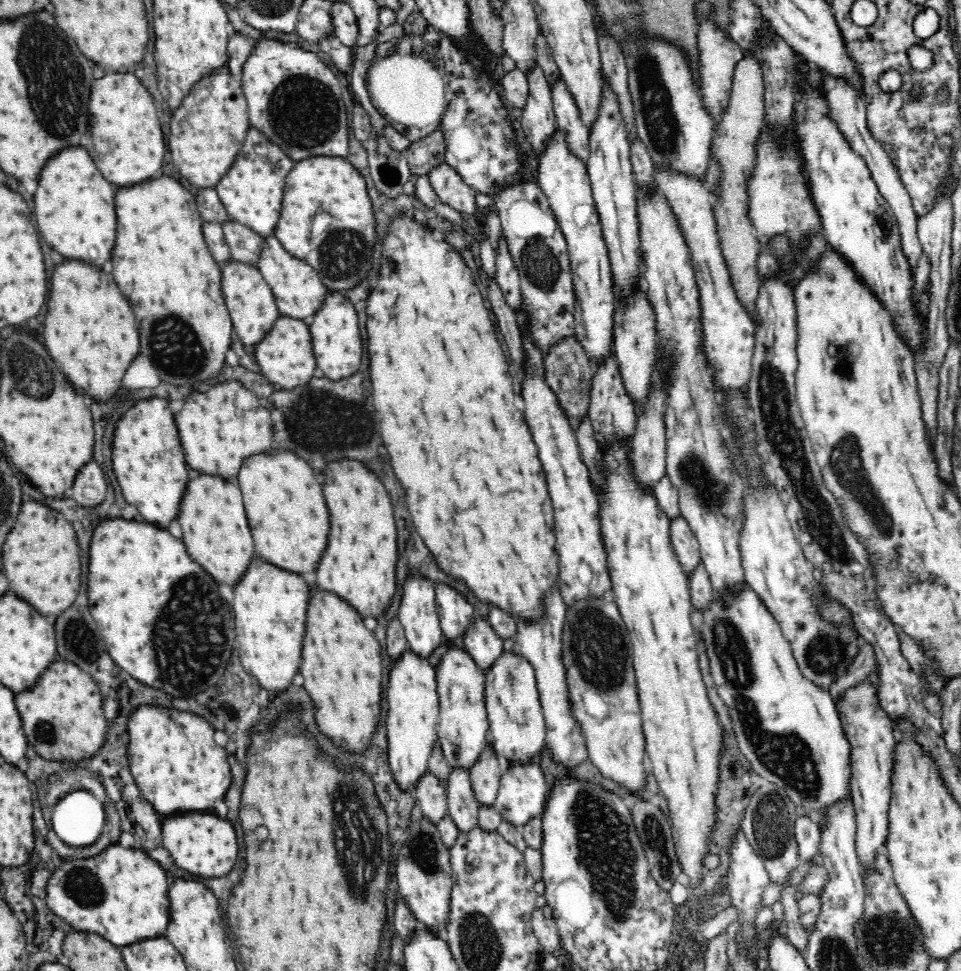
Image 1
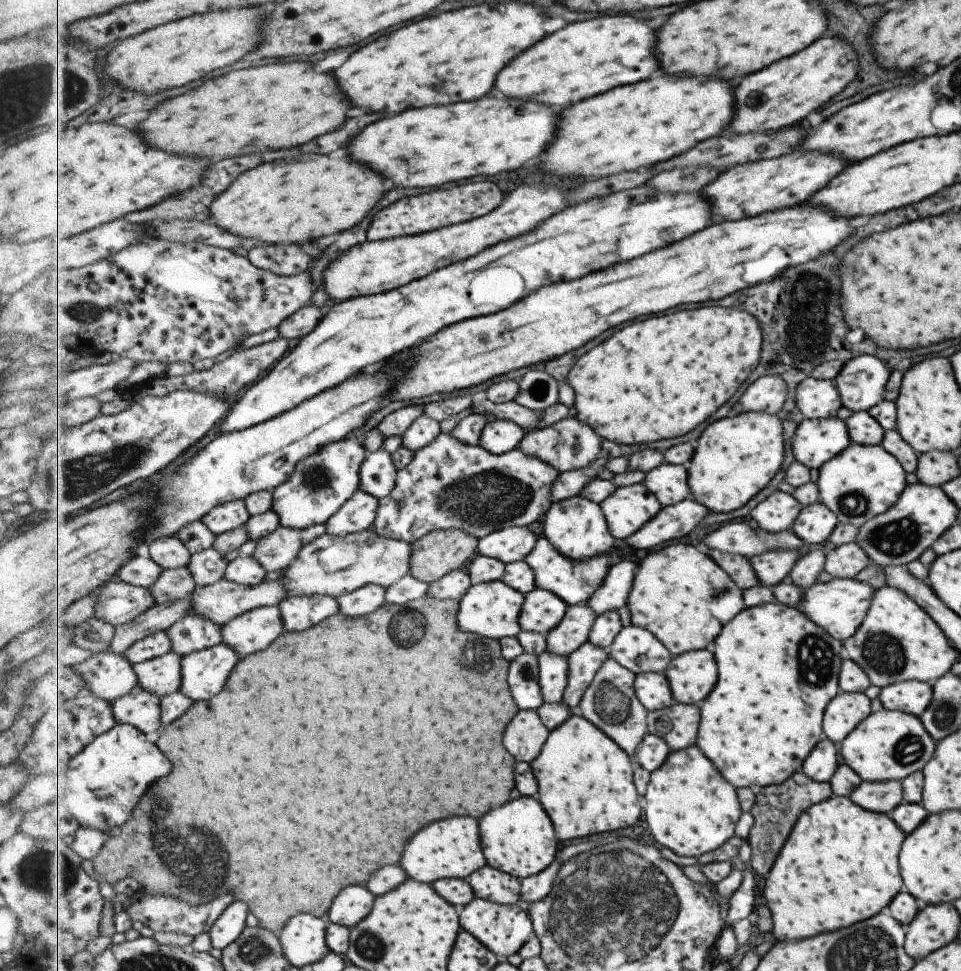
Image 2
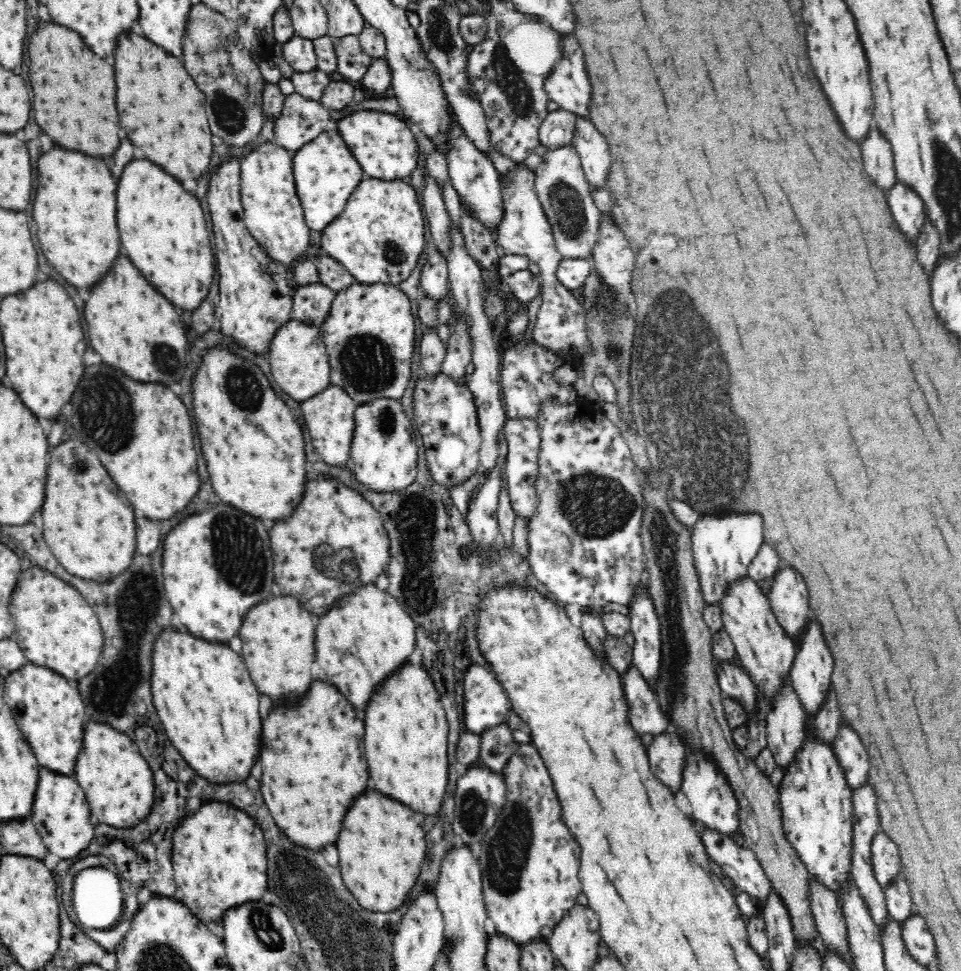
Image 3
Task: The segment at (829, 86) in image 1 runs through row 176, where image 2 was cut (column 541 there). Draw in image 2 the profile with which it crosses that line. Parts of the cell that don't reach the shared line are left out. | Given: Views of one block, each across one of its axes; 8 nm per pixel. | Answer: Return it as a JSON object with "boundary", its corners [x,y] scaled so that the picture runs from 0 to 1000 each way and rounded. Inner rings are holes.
{"boundary":[[[579,887],[563,900],[543,905],[543,922],[541,931],[548,935],[553,930],[568,926],[576,917],[585,891]]]}

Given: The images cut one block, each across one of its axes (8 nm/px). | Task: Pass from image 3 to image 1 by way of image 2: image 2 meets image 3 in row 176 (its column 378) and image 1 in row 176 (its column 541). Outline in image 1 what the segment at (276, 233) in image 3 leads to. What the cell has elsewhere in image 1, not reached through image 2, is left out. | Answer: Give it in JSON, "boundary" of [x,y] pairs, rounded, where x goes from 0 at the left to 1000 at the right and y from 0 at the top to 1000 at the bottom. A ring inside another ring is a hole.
{"boundary":[[[233,67],[223,77],[210,81],[190,103],[187,115],[177,126],[175,152],[191,183],[208,194],[224,194],[250,159],[260,132],[257,100],[251,83]]]}

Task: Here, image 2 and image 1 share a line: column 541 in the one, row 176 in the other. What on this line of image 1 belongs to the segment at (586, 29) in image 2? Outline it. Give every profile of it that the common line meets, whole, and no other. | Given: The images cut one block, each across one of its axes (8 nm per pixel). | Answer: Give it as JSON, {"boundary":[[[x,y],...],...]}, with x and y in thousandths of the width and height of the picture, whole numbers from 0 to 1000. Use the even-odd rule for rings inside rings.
{"boundary":[[[69,152],[46,173],[35,202],[35,225],[46,247],[67,266],[89,268],[108,274],[117,266],[121,251],[121,212],[119,196],[87,152]]]}

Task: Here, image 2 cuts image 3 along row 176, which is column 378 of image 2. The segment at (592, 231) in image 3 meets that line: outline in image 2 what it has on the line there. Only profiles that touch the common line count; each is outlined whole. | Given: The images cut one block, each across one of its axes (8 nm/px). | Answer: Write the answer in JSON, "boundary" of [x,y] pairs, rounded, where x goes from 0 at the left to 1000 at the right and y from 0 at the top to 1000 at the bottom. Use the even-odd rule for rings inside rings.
{"boundary":[[[388,545],[359,551],[358,553],[338,550],[314,564],[310,575],[298,585],[293,596],[298,601],[299,616],[330,612],[353,616],[355,613],[374,608],[386,600],[405,606],[405,604],[427,591],[430,572],[429,560],[407,553],[394,552],[394,549],[391,549]]]}

